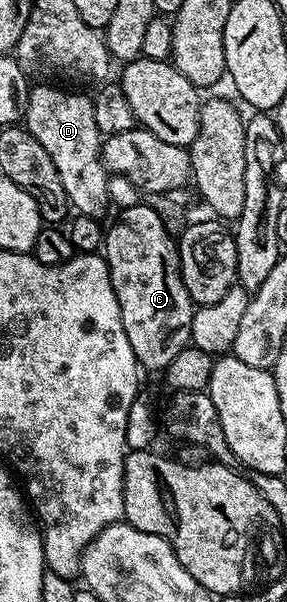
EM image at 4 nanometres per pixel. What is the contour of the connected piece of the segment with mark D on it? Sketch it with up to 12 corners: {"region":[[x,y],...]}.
{"region":[[33,86],[22,123],[76,215],[103,220],[110,172],[92,99]]}

